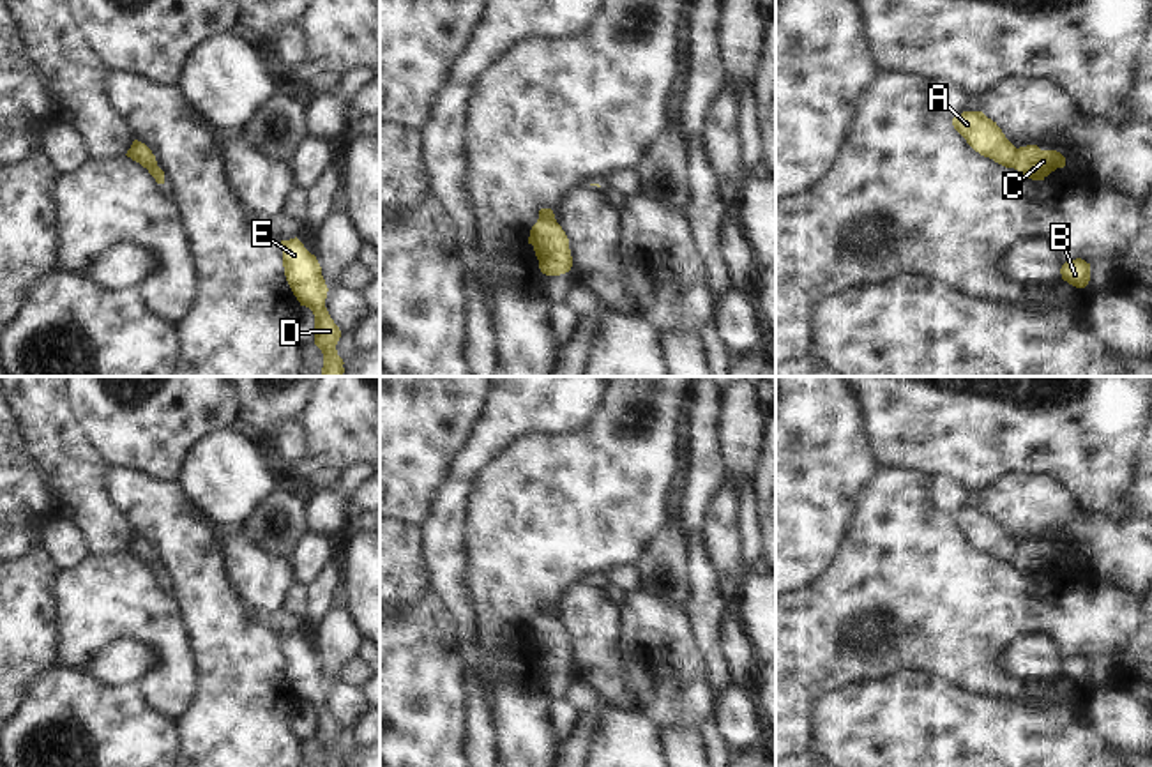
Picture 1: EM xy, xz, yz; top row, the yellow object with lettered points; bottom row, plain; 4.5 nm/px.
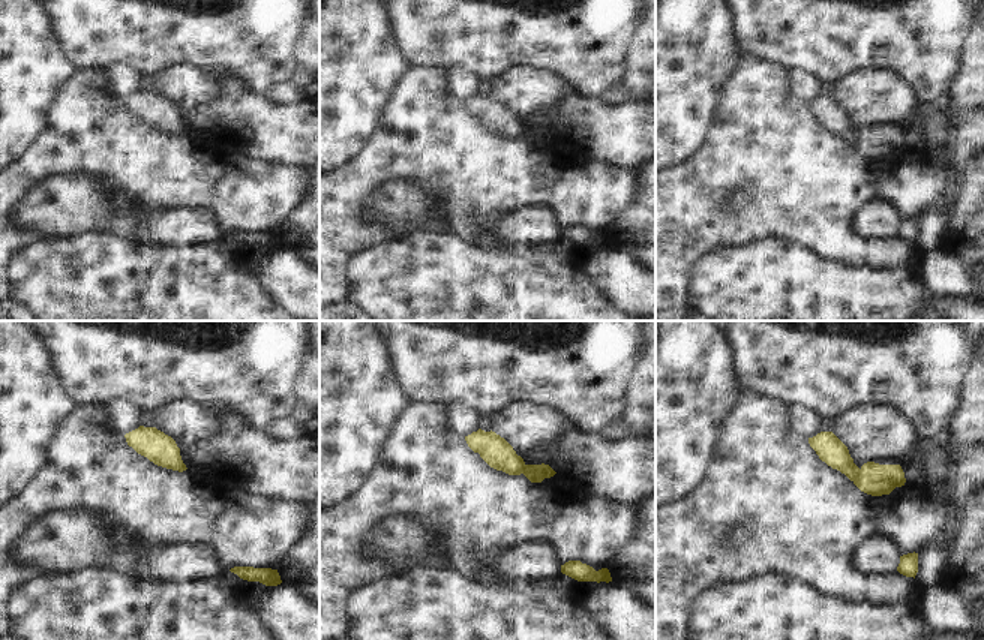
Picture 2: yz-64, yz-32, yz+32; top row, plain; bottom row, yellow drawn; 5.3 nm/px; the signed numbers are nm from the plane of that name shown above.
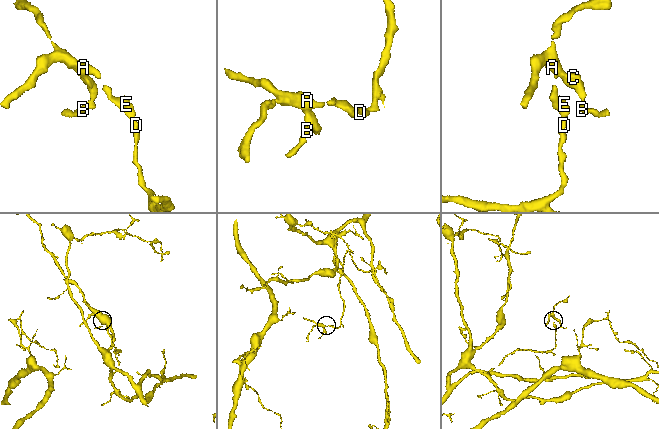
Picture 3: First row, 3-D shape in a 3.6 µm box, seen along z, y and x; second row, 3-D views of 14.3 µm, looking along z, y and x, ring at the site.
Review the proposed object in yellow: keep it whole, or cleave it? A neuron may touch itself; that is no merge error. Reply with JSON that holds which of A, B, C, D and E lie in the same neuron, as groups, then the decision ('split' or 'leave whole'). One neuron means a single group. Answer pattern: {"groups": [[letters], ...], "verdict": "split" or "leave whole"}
{"groups": [["A", "D", "E"], ["B", "C"]], "verdict": "split"}

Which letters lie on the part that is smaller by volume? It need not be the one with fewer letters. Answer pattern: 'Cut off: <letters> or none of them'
Cut off: B, C

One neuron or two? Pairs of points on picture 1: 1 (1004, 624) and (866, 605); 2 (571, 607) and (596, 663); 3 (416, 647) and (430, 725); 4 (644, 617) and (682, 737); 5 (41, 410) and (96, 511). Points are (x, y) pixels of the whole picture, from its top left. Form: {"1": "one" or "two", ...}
{"1": "one", "2": "one", "3": "one", "4": "two", "5": "one"}

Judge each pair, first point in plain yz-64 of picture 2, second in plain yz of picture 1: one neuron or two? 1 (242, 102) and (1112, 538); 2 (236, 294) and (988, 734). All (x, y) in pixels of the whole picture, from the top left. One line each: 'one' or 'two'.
1: one
2: one

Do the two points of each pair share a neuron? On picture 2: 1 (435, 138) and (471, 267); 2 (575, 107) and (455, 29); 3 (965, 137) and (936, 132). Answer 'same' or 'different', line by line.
1: different
2: different
3: same

